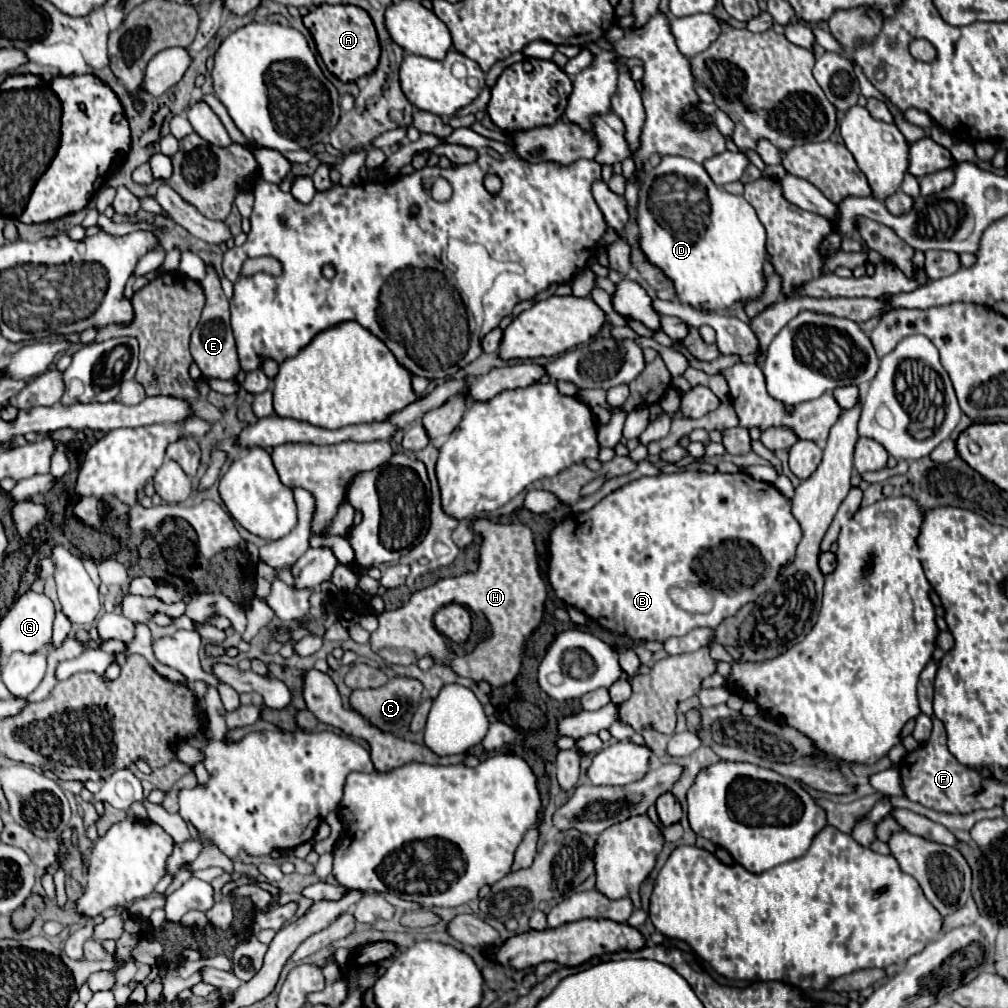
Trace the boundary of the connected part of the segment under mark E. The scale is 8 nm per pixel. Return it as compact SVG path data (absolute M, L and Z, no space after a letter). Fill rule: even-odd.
M206 265L206 277L200 281L204 295L206 295L206 305L202 311L202 319L198 327L192 333L190 341L190 351L194 357L194 363L202 369L206 377L216 377L216 379L234 379L240 373L240 361L238 361L238 351L236 351L236 341L232 335L230 327L230 307L228 307L228 297L222 291L220 277L214 269L214 265Z

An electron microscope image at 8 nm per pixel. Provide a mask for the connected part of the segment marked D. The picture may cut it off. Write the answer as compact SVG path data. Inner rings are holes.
M662 157L658 167L652 167L640 185L640 201L636 223L640 229L640 251L646 261L658 267L670 281L676 291L676 299L698 311L714 313L728 311L732 305L748 301L758 301L766 289L764 261L766 261L766 231L756 215L756 209L738 195L732 195L720 189L704 165L686 159L686 157ZM690 191L702 191L700 201L690 199Z

